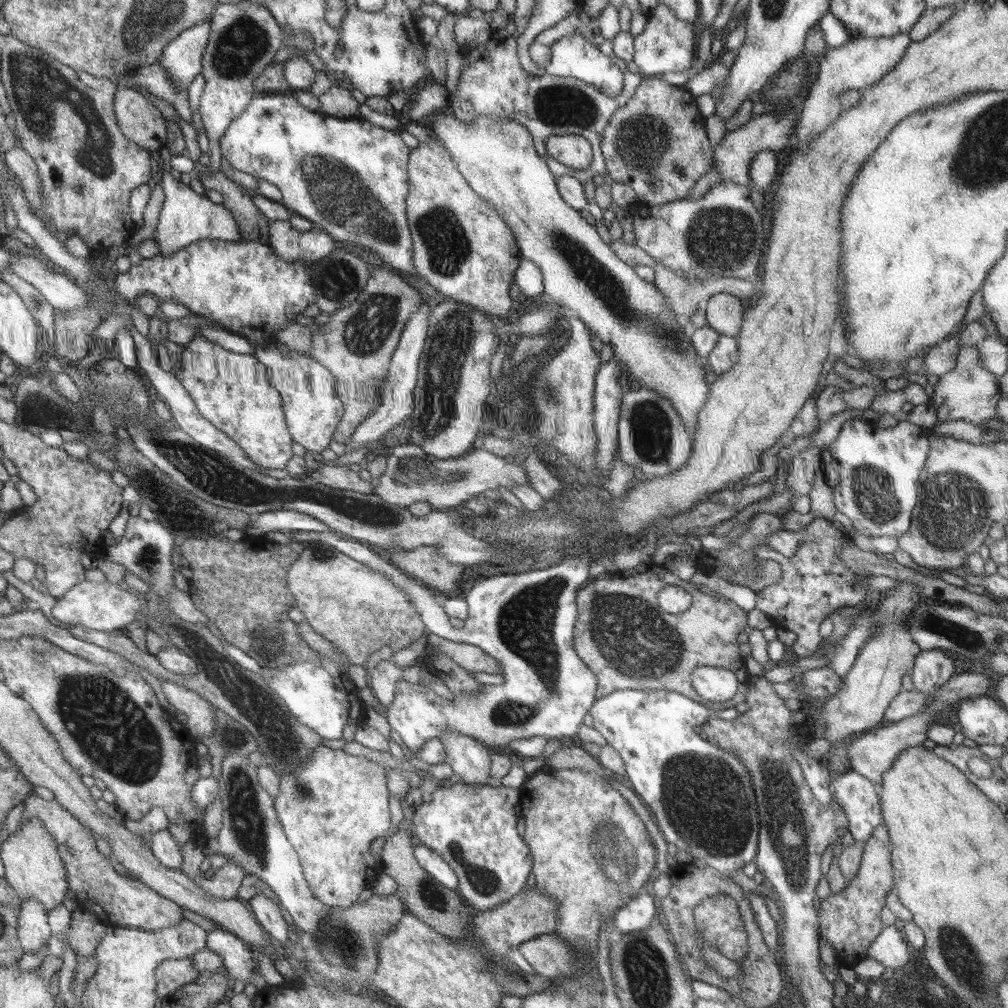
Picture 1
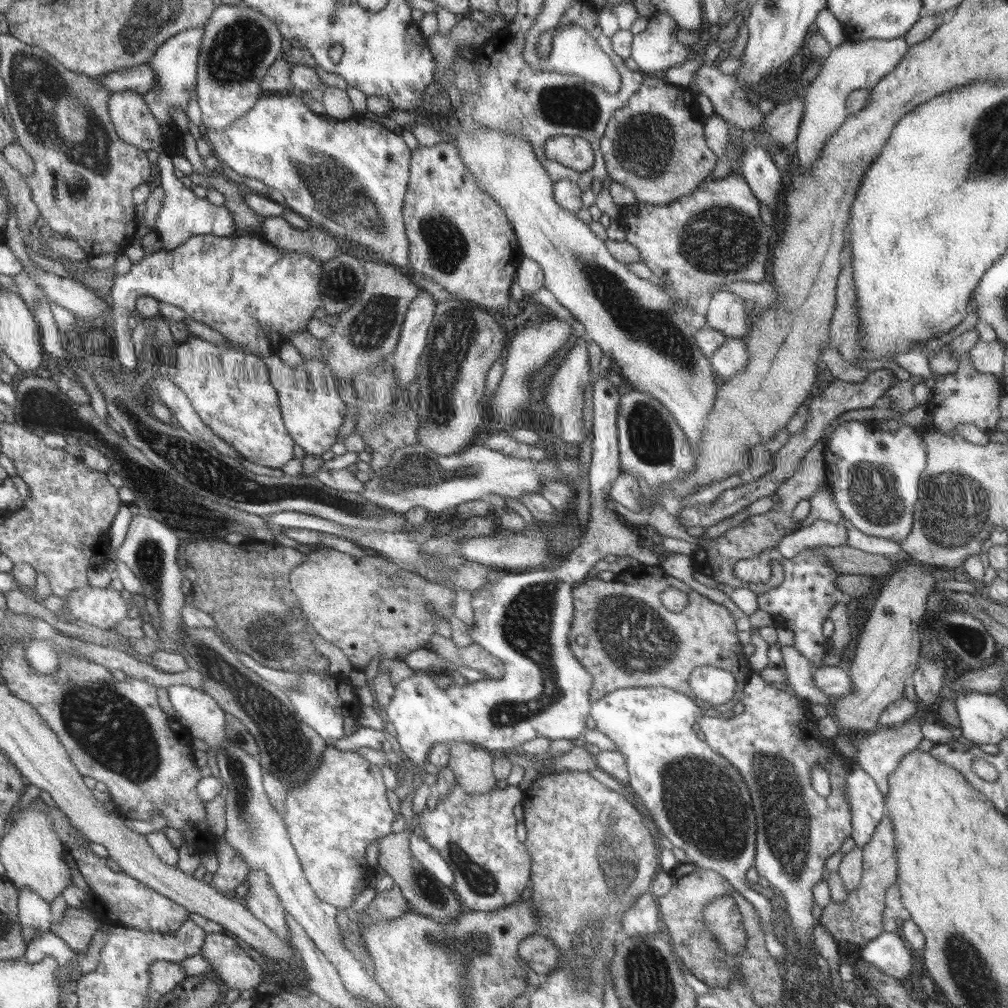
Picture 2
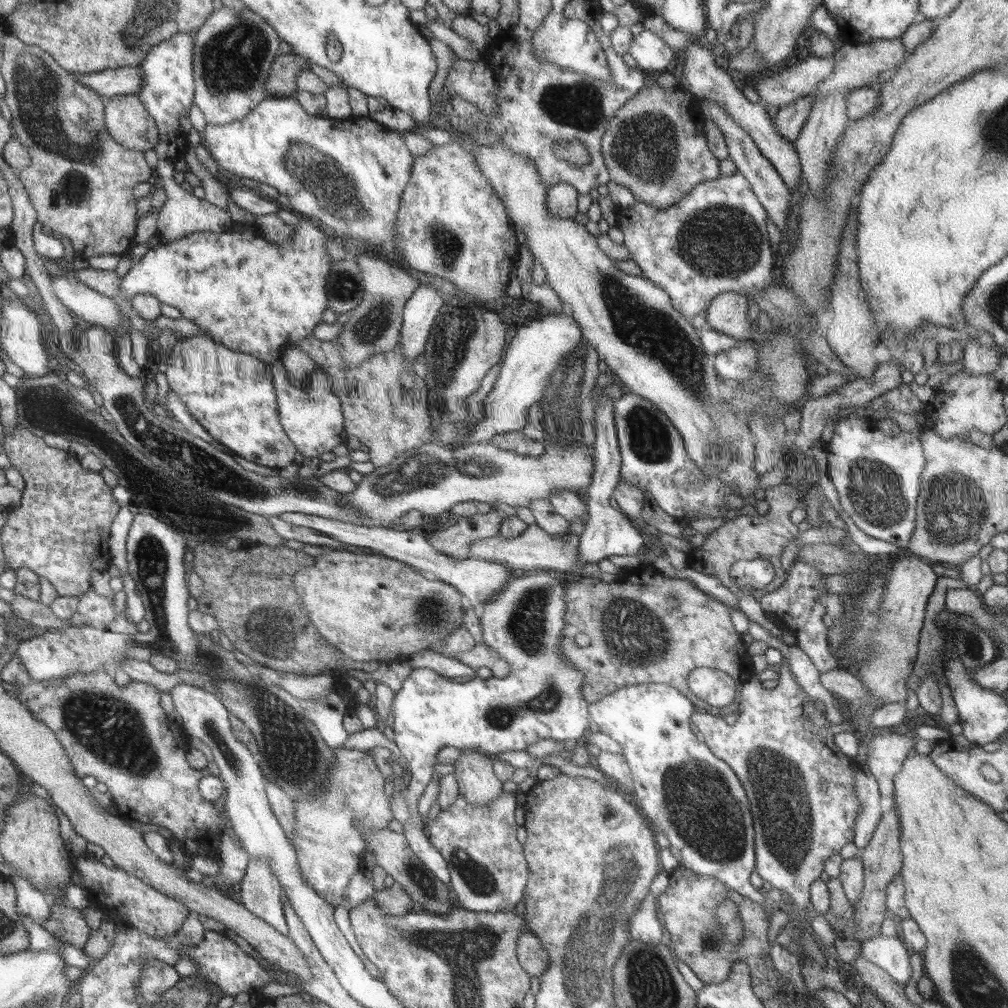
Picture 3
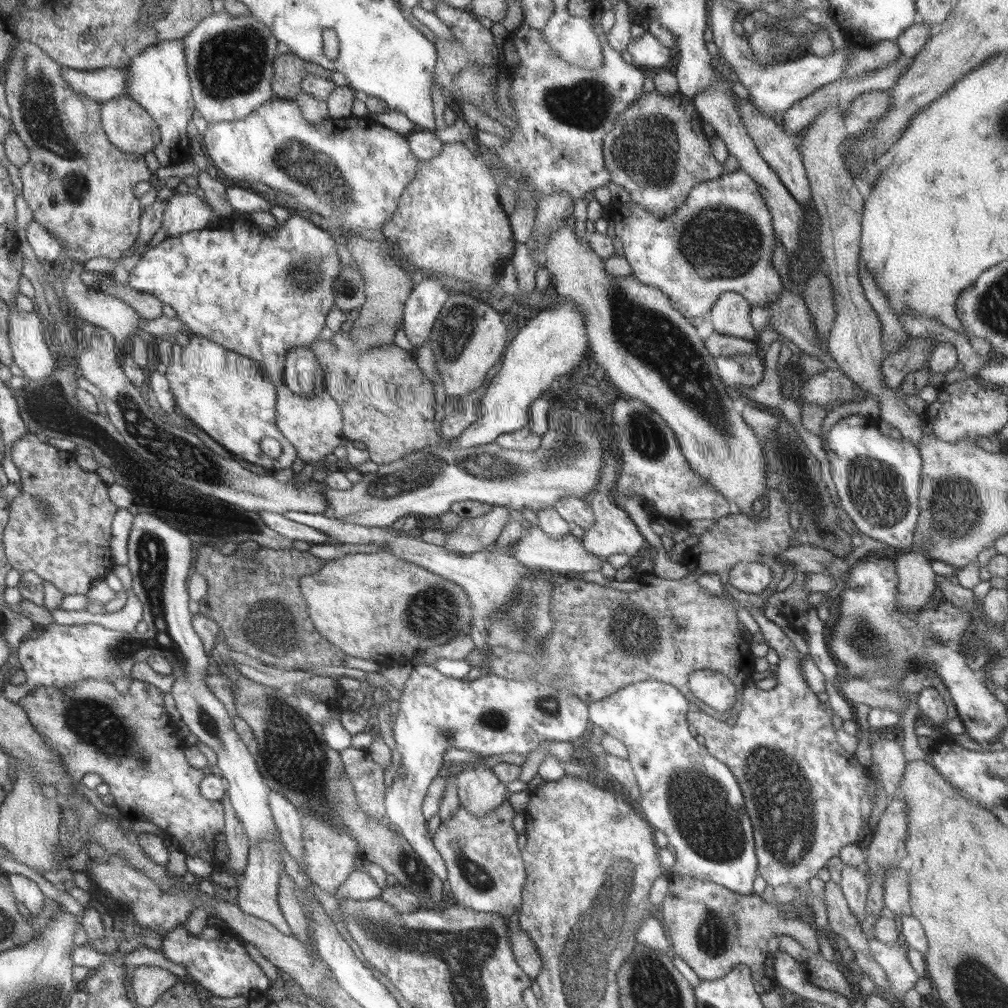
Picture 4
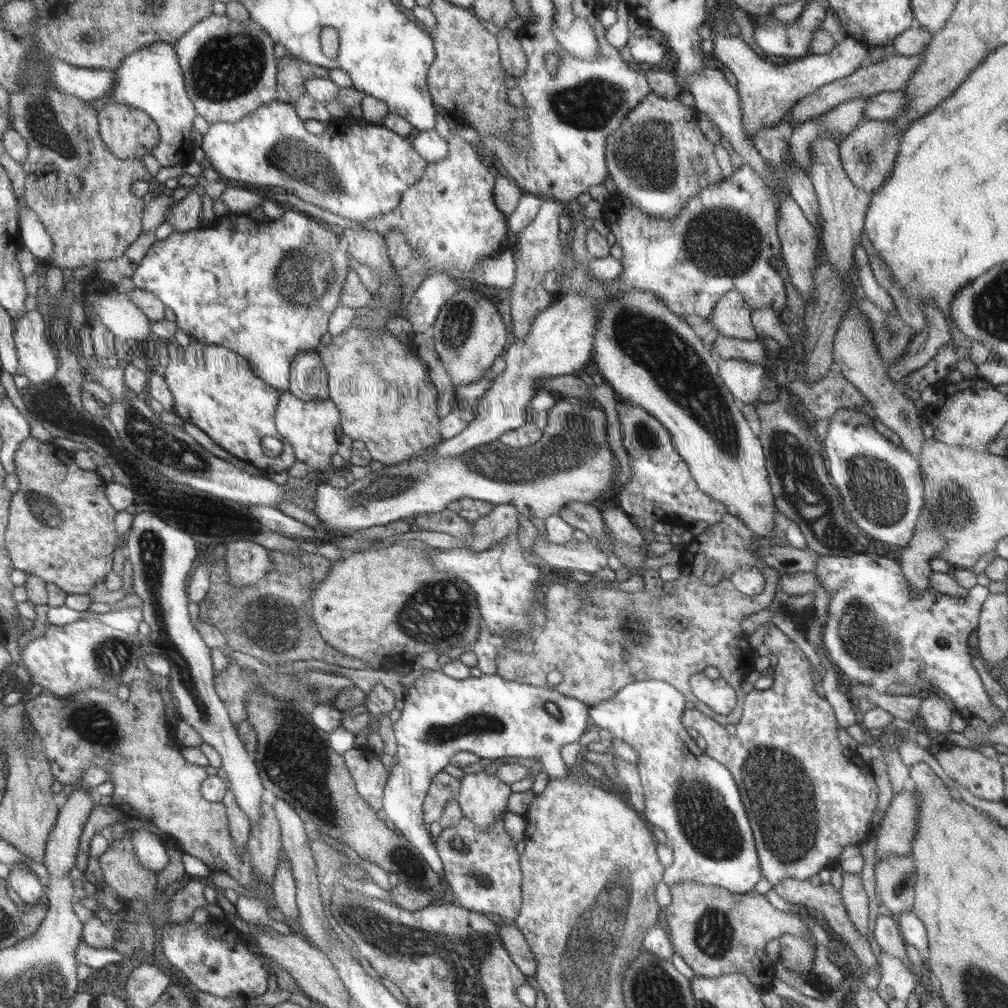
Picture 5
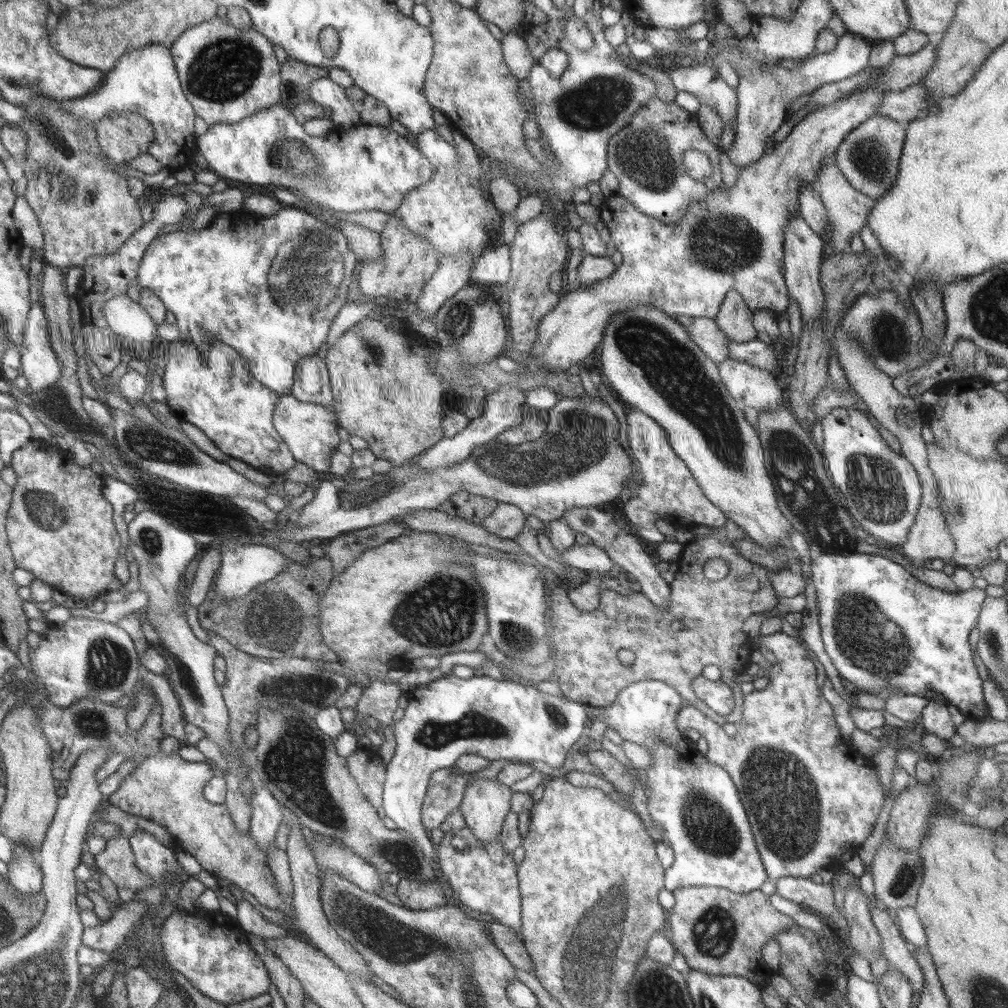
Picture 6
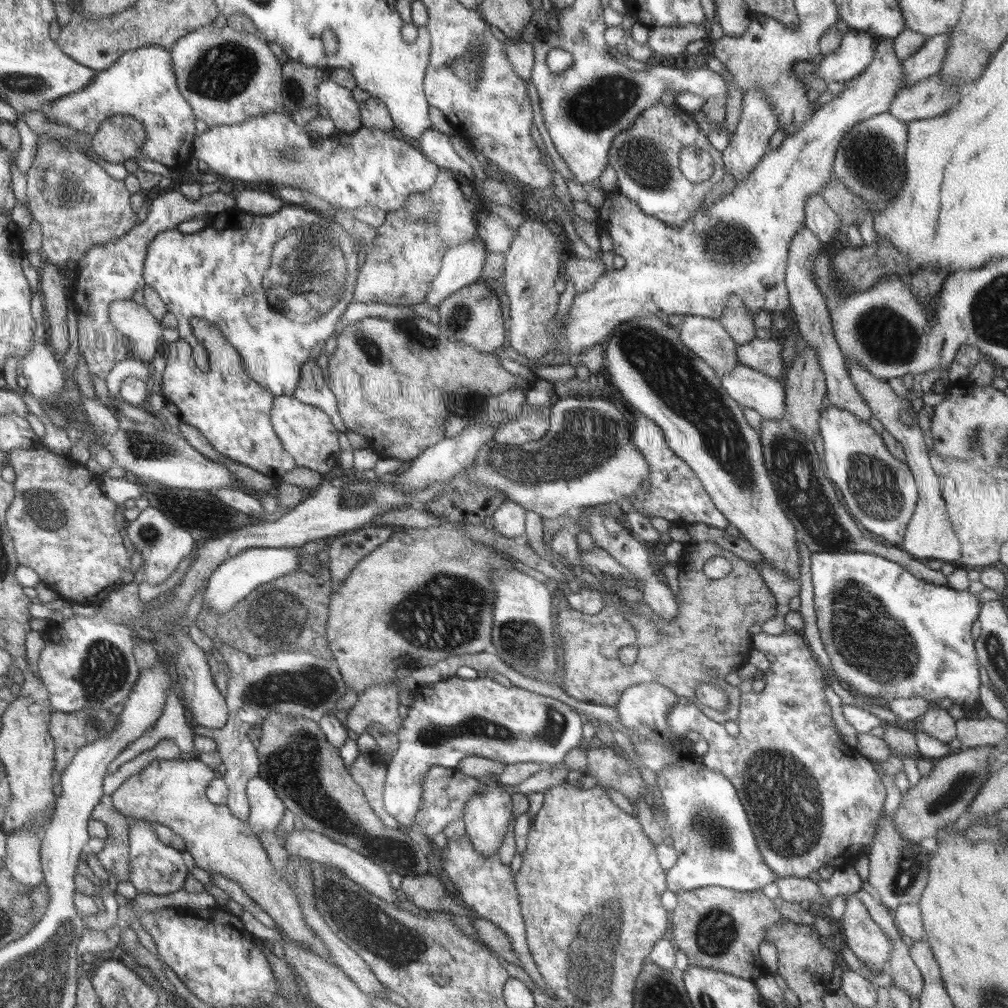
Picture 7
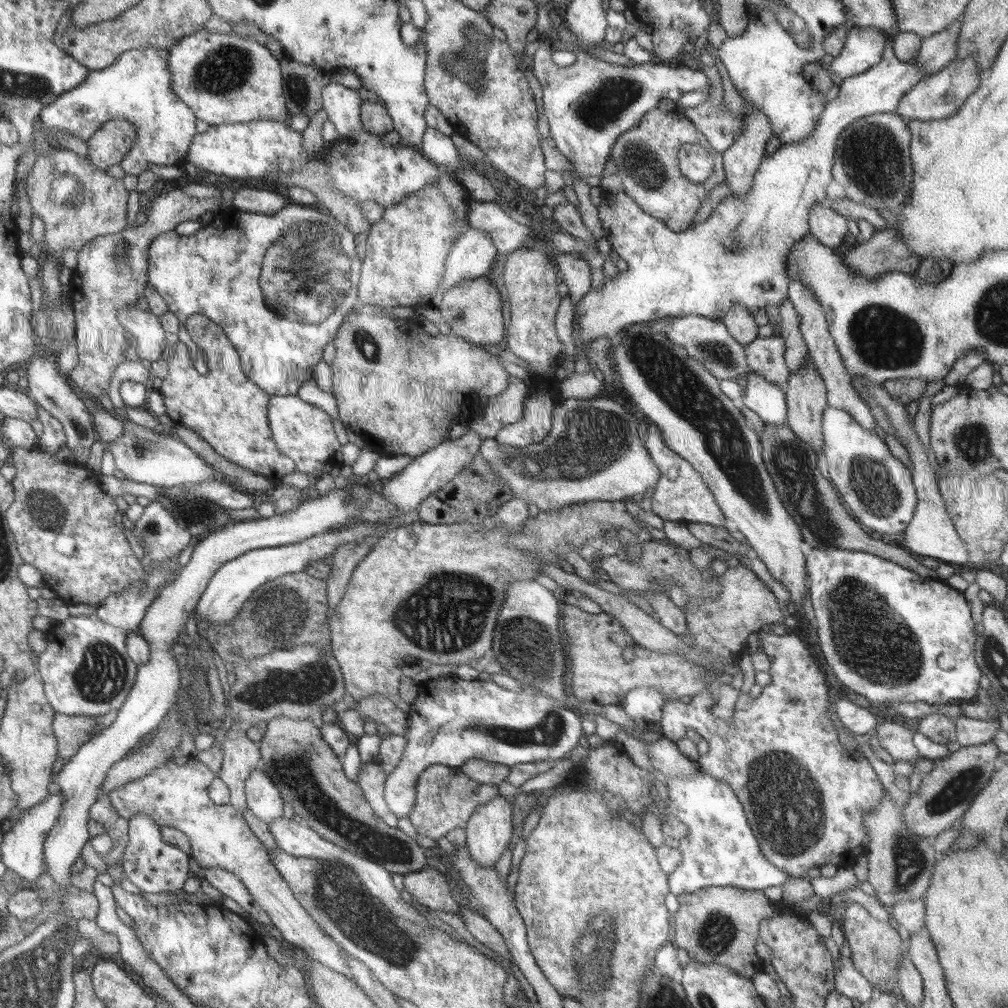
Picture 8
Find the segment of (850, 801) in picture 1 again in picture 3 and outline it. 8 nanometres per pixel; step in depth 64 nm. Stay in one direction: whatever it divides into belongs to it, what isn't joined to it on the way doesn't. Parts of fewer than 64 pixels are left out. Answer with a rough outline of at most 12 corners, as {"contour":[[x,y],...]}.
{"contour":[[865,766],[855,772],[861,802],[852,842],[870,843],[884,813],[879,782]]}

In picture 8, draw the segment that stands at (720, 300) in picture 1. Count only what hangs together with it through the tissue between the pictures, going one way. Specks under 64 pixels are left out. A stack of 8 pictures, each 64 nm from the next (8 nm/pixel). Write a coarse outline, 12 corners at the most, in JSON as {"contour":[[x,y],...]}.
{"contour":[[733,303],[721,318],[745,347],[758,338],[753,312]]}

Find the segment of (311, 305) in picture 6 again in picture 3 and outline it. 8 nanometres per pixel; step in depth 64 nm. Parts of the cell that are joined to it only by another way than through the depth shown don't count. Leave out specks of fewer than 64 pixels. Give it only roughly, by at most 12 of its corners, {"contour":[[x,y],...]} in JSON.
{"contour":[[193,232],[134,260],[114,298],[151,294],[270,368],[330,300],[329,232]]}

